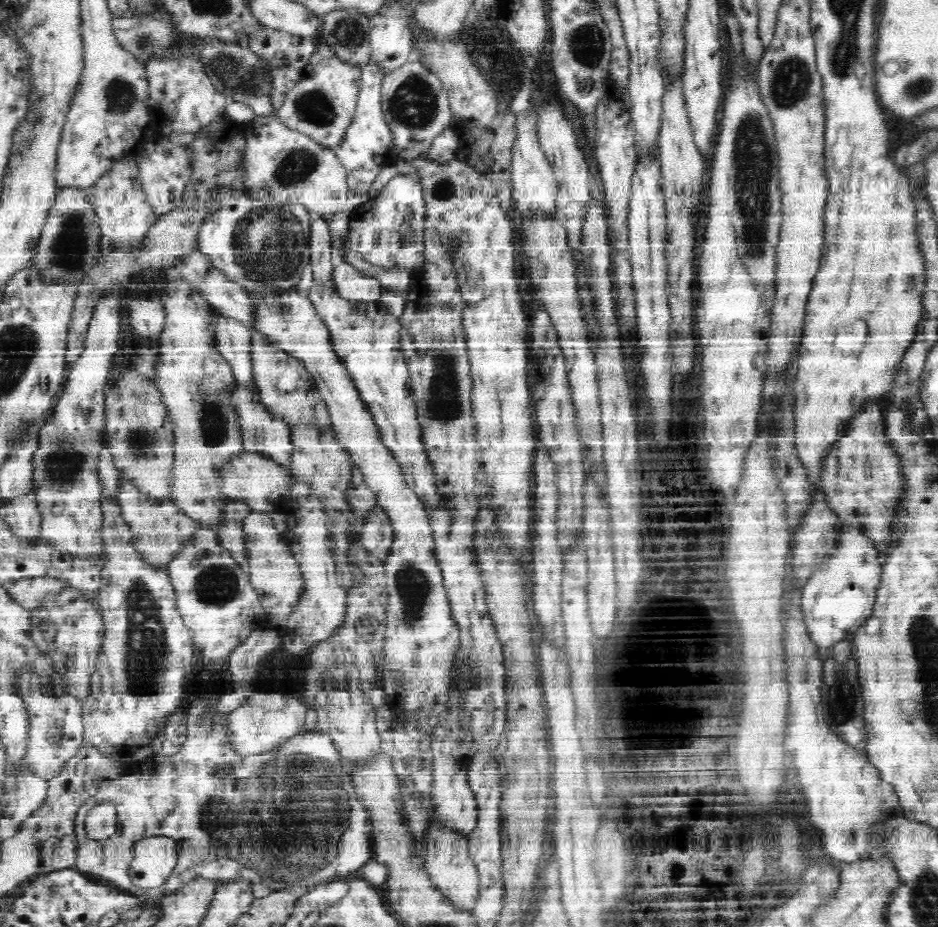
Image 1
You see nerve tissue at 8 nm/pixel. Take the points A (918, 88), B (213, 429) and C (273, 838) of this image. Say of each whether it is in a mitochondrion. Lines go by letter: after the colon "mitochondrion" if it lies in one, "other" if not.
A: mitochondrion
B: mitochondrion
C: mitochondrion

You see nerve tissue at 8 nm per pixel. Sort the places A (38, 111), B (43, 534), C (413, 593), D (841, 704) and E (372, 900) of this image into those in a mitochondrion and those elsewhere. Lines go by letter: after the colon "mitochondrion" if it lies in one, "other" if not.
A: mitochondrion
B: other
C: mitochondrion
D: mitochondrion
E: other

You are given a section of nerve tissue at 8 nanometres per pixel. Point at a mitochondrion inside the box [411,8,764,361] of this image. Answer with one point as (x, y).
(587, 42)

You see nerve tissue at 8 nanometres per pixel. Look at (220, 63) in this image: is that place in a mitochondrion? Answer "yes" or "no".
yes

